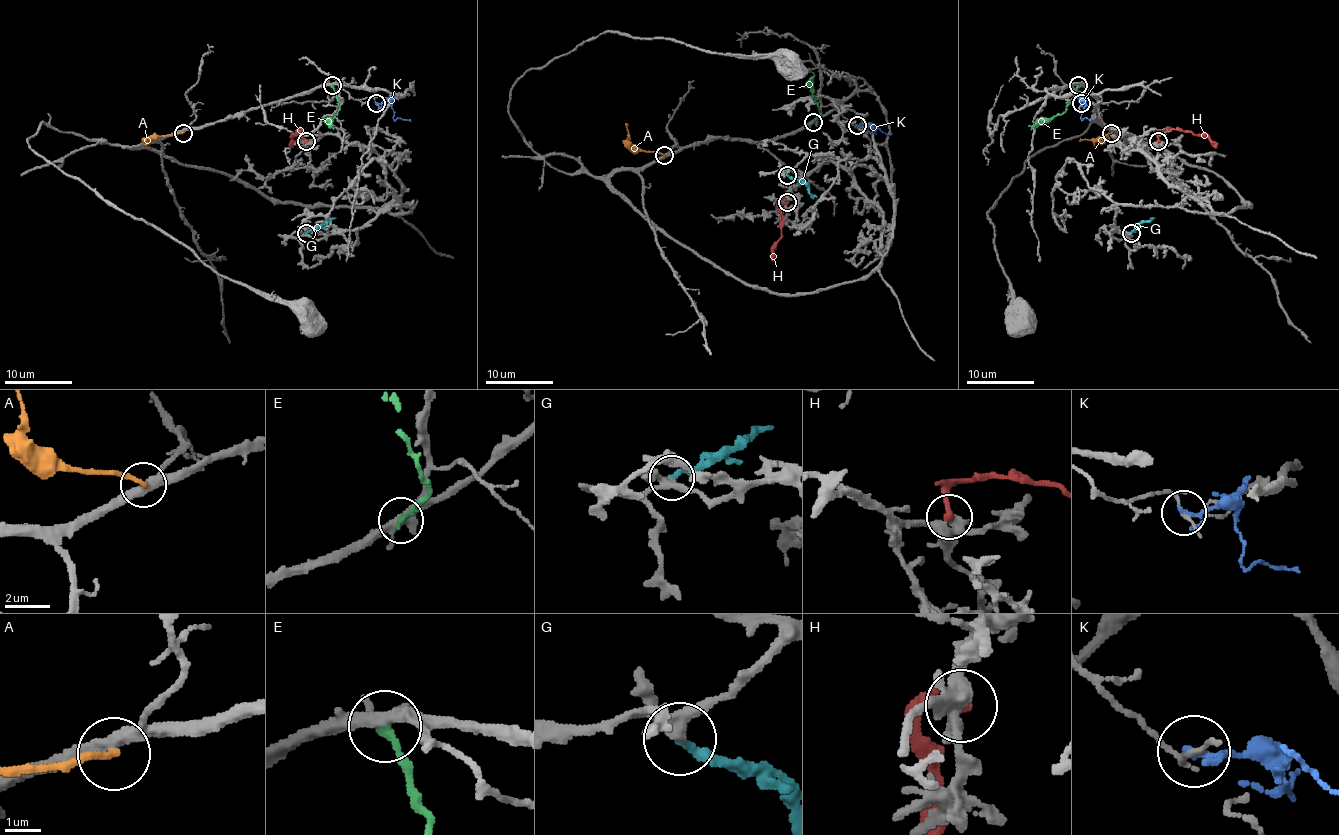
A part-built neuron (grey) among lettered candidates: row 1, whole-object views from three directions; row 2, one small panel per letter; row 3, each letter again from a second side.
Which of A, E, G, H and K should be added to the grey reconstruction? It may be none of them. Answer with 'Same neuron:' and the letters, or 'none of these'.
Same neuron: G

